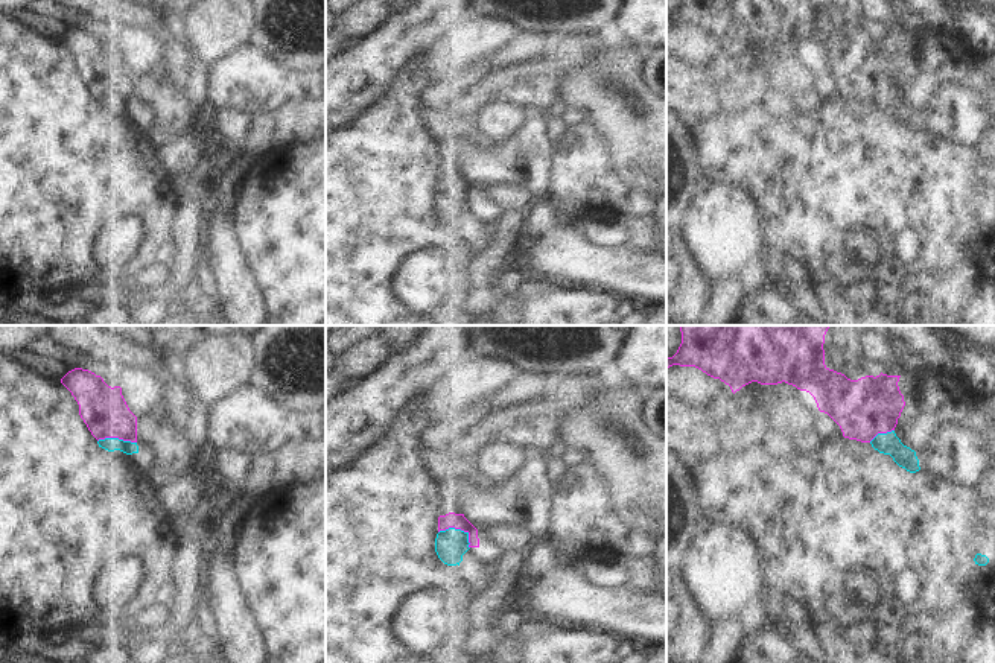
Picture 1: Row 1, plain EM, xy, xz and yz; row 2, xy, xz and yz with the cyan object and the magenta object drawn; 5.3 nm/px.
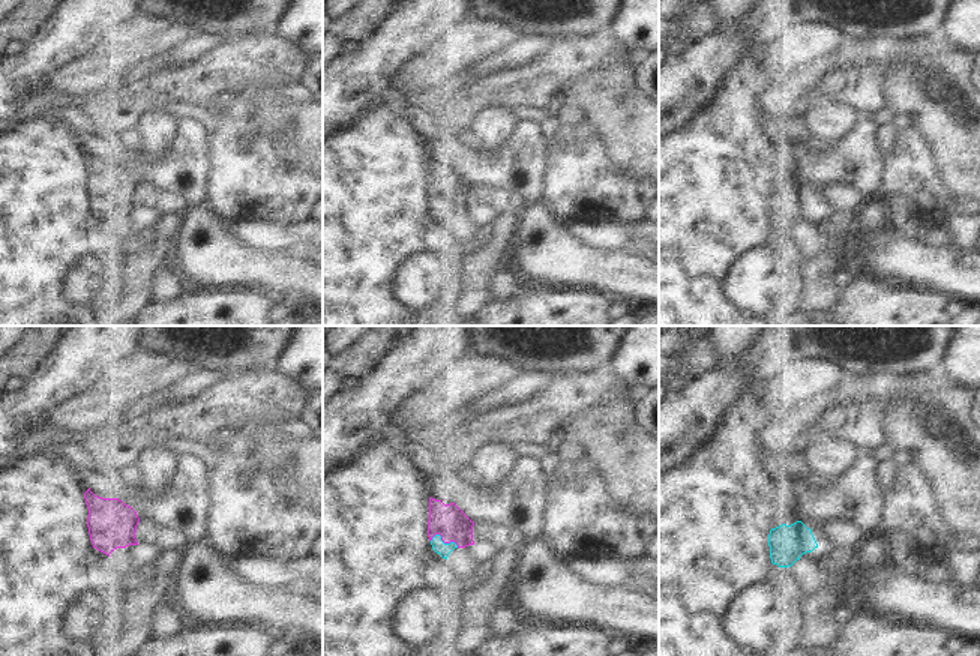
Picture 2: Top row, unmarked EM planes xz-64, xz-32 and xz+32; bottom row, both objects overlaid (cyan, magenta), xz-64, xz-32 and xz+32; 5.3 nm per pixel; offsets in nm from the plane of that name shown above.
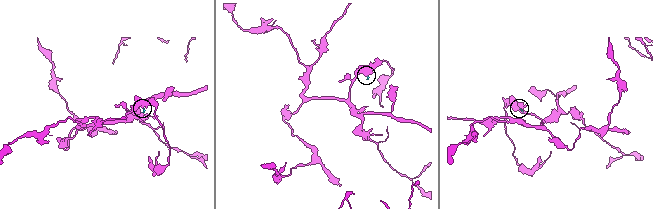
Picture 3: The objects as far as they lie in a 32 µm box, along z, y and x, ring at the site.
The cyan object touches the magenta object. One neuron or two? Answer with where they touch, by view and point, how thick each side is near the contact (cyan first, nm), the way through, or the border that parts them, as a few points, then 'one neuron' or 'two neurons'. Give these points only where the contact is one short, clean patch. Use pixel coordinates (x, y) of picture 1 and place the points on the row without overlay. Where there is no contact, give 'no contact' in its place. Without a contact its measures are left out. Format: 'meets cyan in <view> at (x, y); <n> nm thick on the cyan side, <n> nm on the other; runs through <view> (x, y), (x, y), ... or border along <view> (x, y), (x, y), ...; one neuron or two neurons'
meets cyan in xz at (460, 189); 170 nm thick on the cyan side, 80 nm on the other; one neuron

